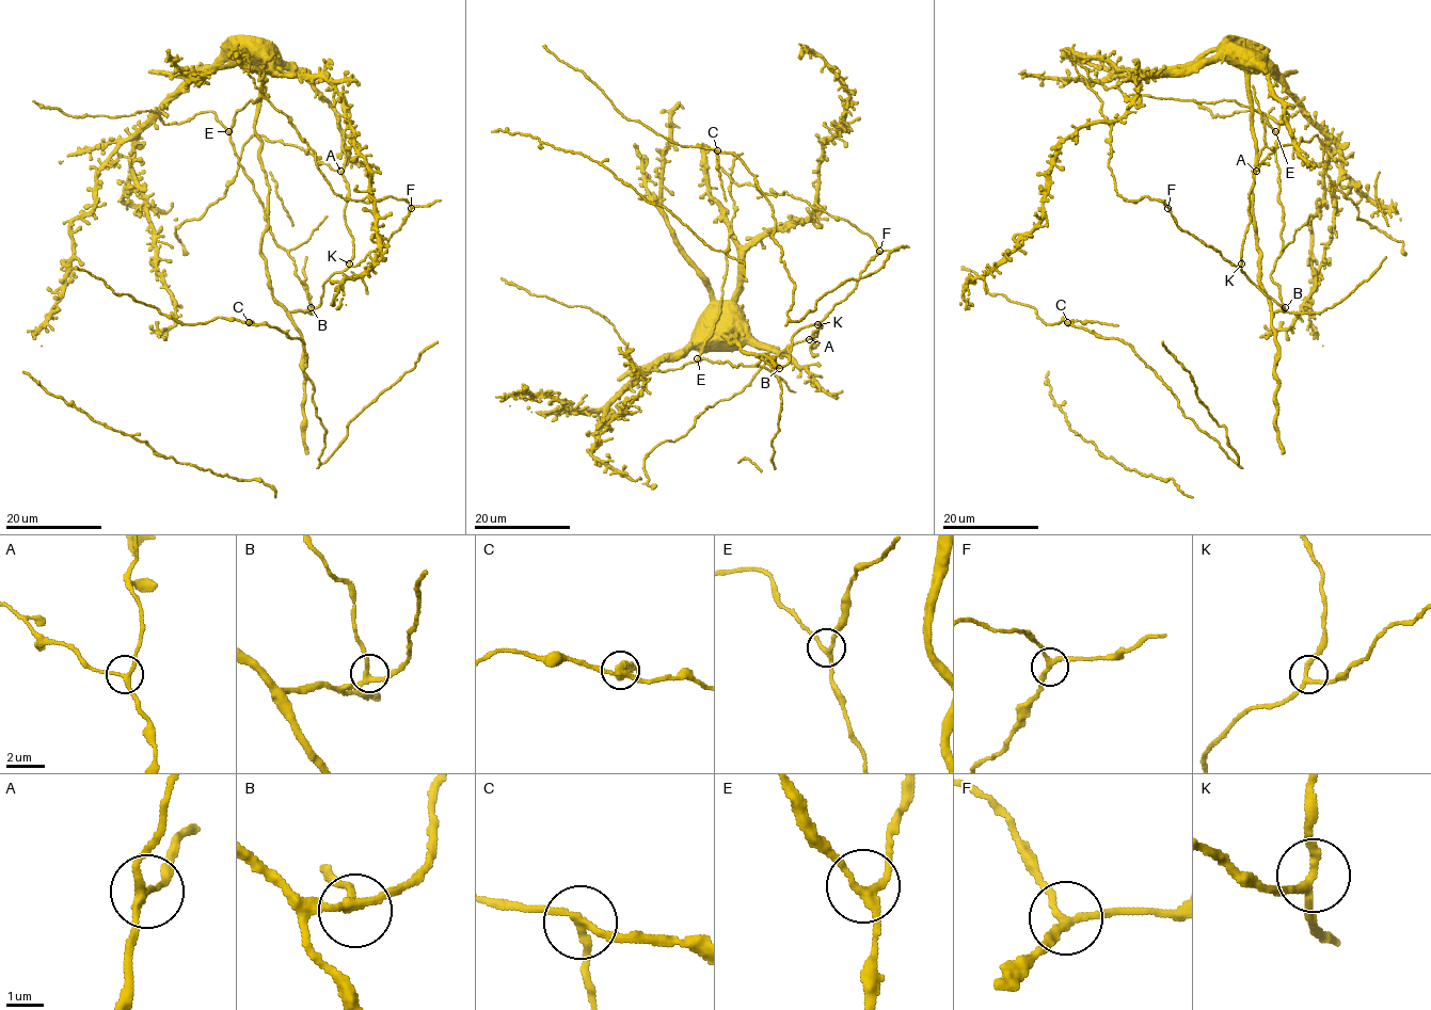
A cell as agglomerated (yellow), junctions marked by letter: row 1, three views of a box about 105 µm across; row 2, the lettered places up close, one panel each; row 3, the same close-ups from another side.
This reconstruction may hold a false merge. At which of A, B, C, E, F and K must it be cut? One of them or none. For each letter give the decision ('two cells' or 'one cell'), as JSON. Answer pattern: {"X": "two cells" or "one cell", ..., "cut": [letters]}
{"A": "one cell", "B": "one cell", "C": "two cells", "E": "one cell", "F": "one cell", "K": "one cell", "cut": ["C"]}

